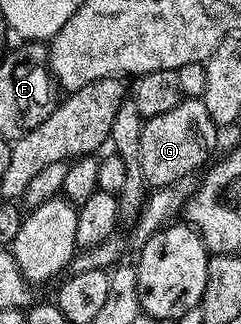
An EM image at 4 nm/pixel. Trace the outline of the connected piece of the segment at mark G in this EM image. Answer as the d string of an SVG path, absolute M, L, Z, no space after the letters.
M183 98L165 114L149 117L140 134L140 164L147 185L151 189L163 188L185 176L194 176L197 168L205 169L218 144L218 132L219 125L208 114L208 106L201 98Z

